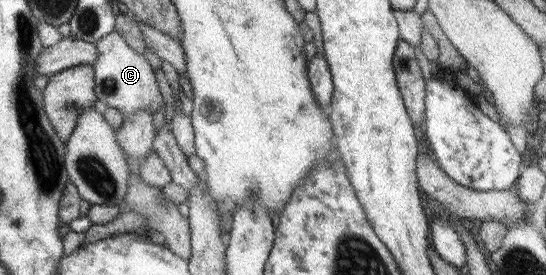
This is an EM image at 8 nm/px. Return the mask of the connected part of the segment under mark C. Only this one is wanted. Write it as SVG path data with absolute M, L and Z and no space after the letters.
M111 32L94 44L97 47L97 60L92 65L94 68L94 92L99 105L115 108L123 117L131 116L140 110L157 112L163 104L163 94L159 90L154 70L148 60L139 52L135 52L119 32Z

